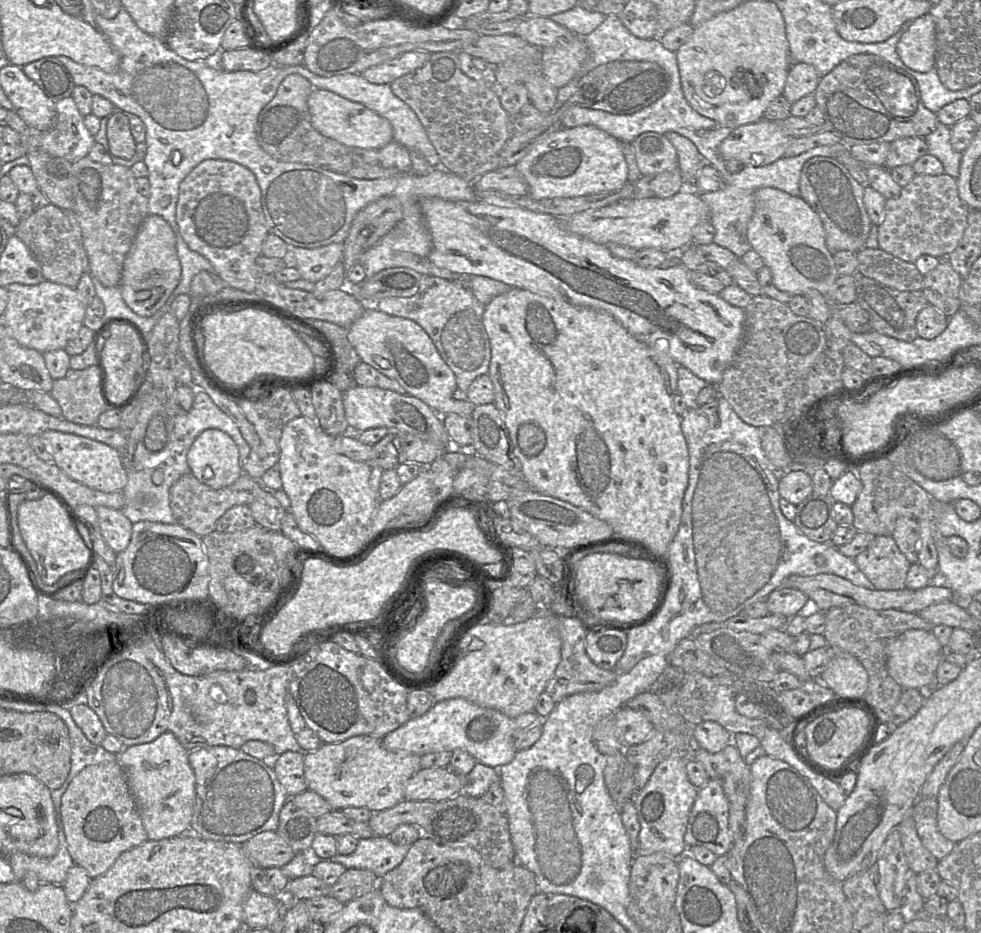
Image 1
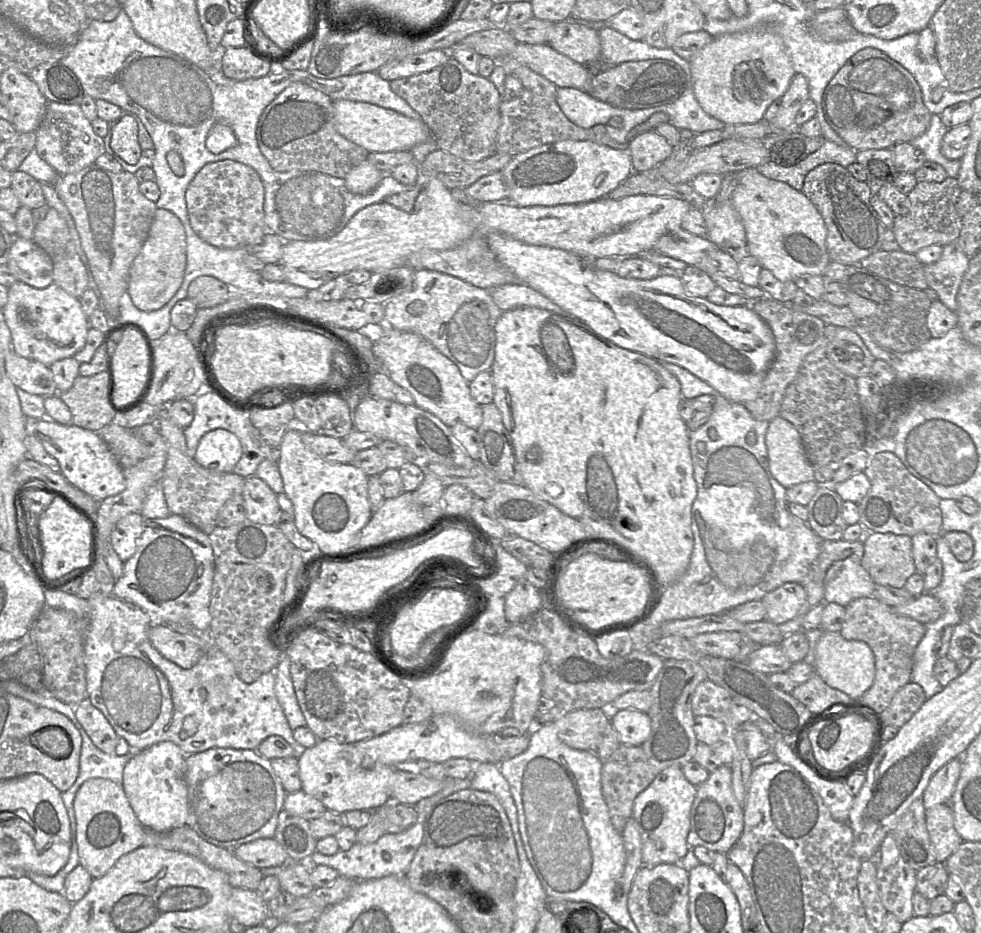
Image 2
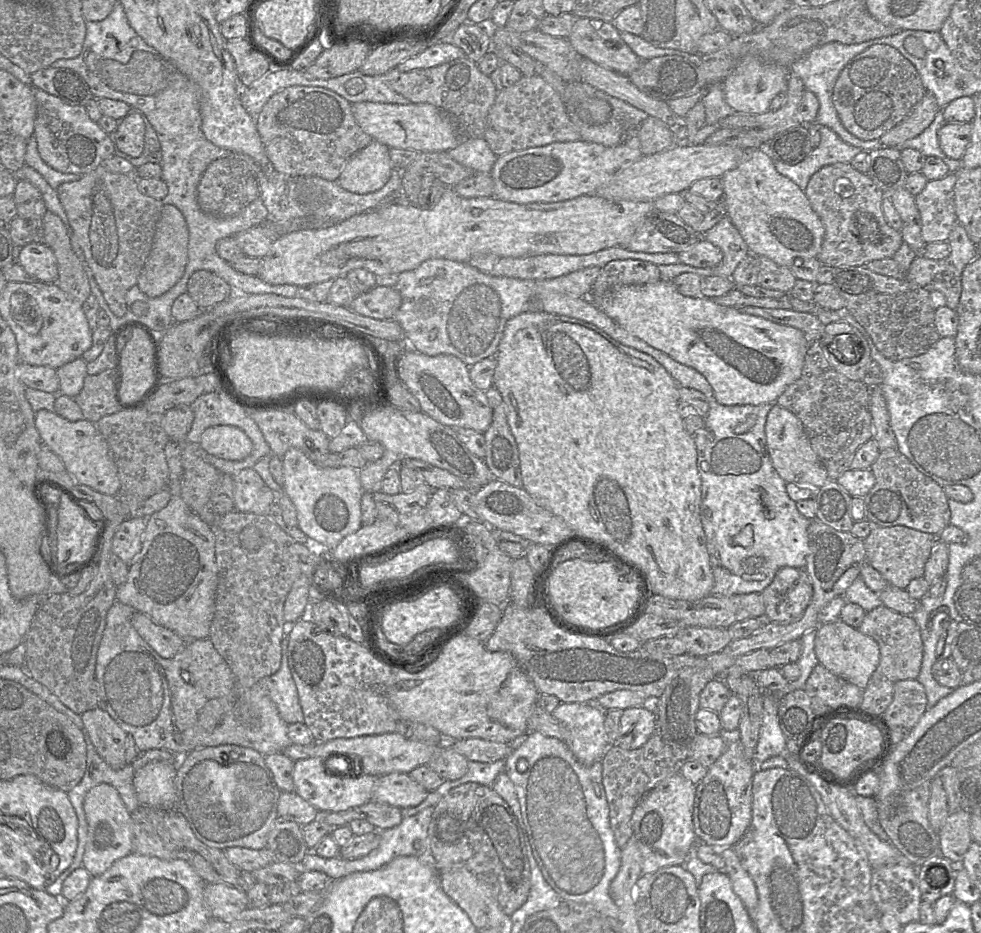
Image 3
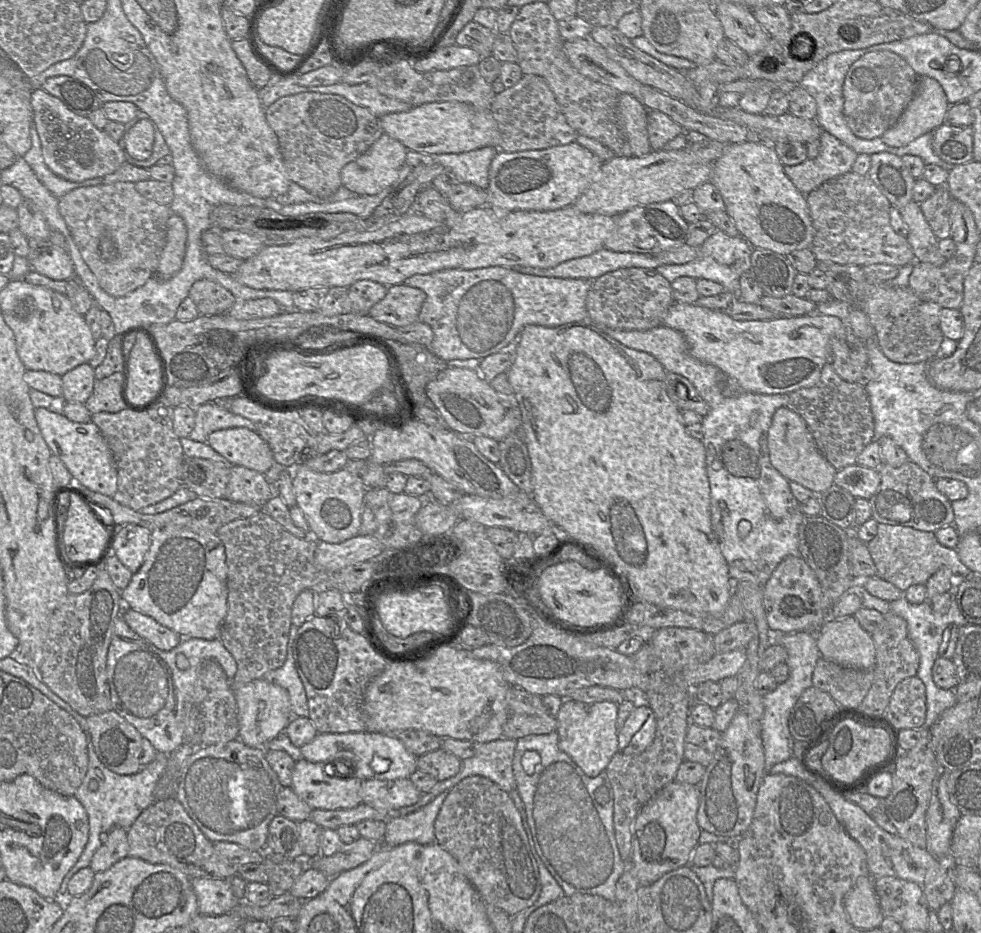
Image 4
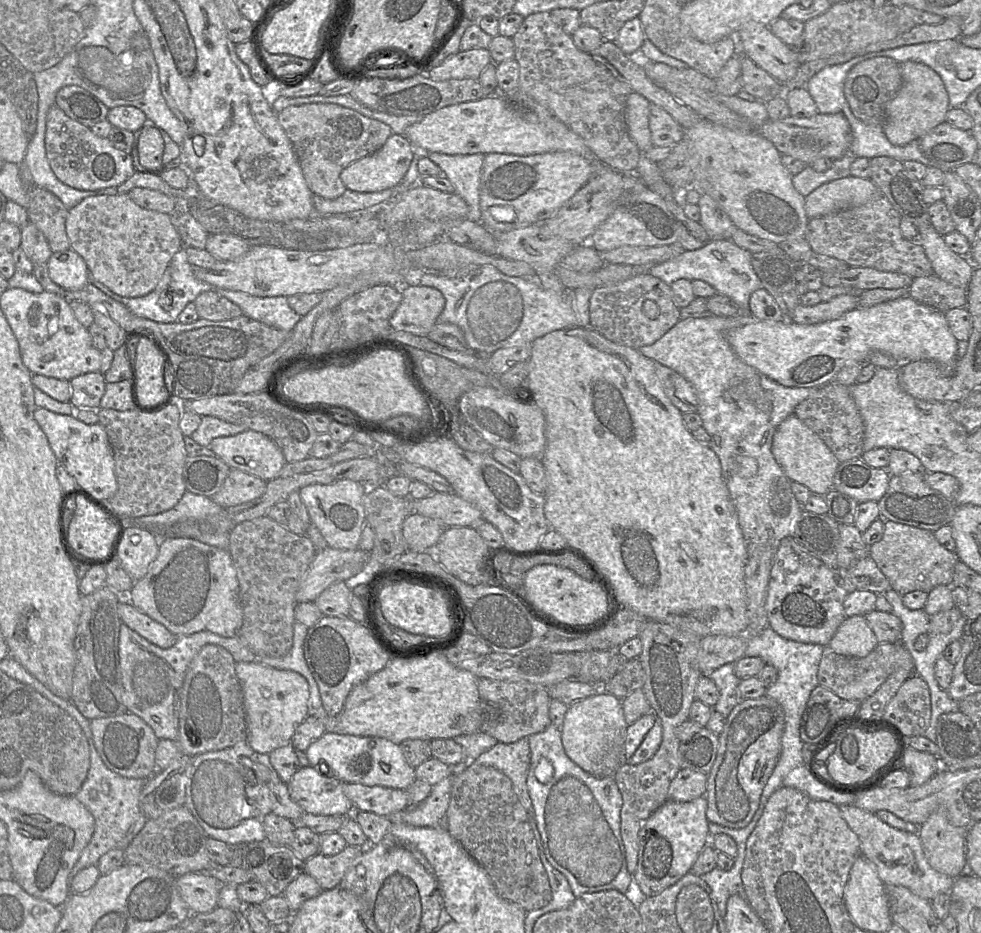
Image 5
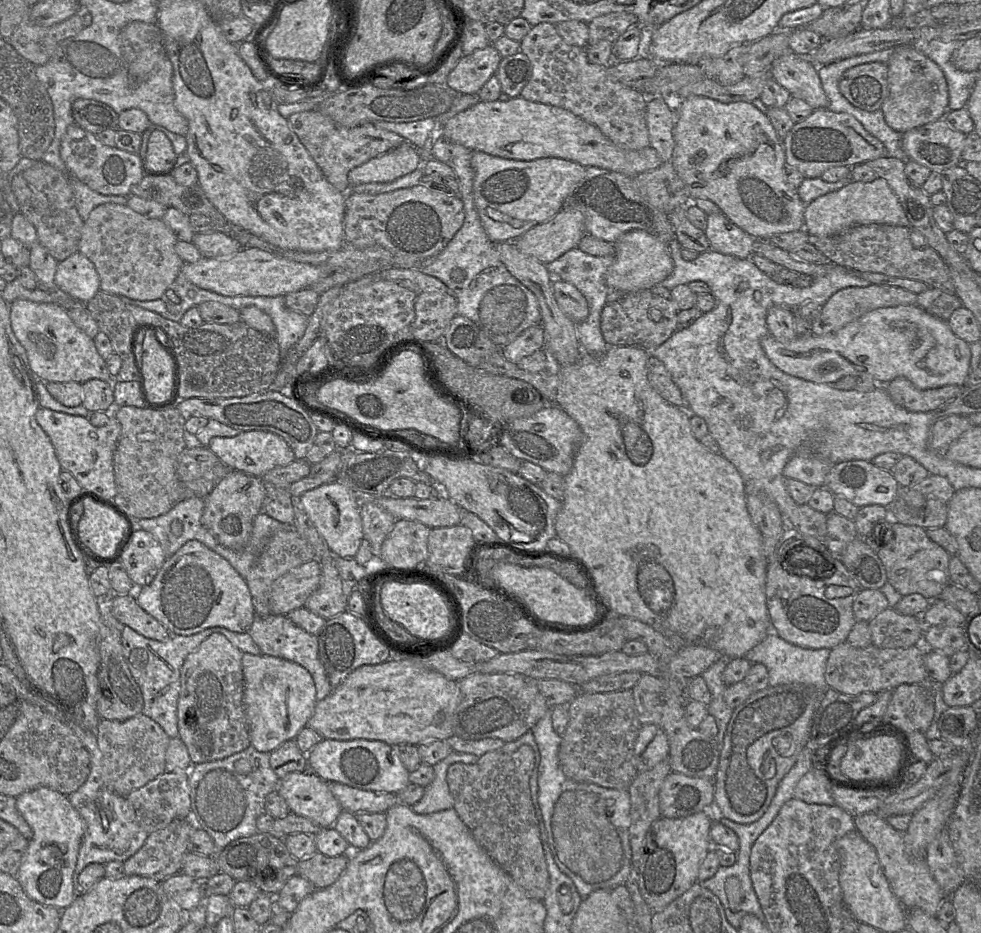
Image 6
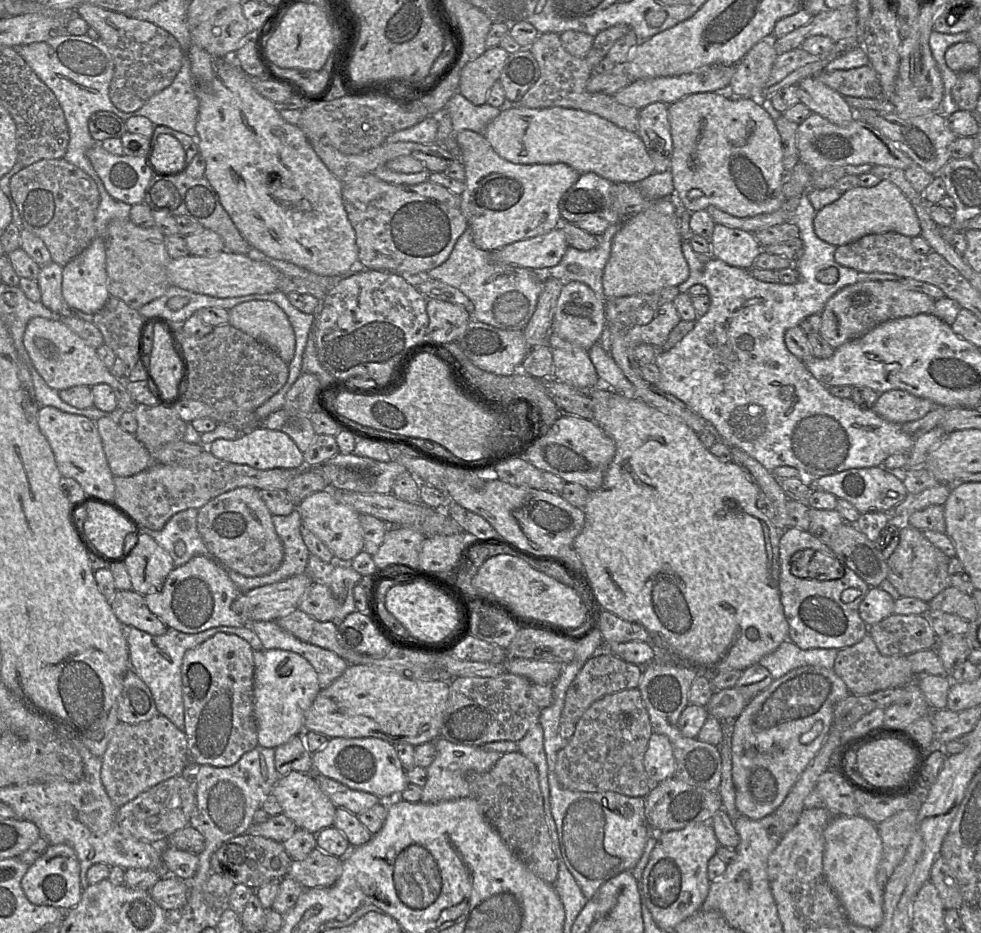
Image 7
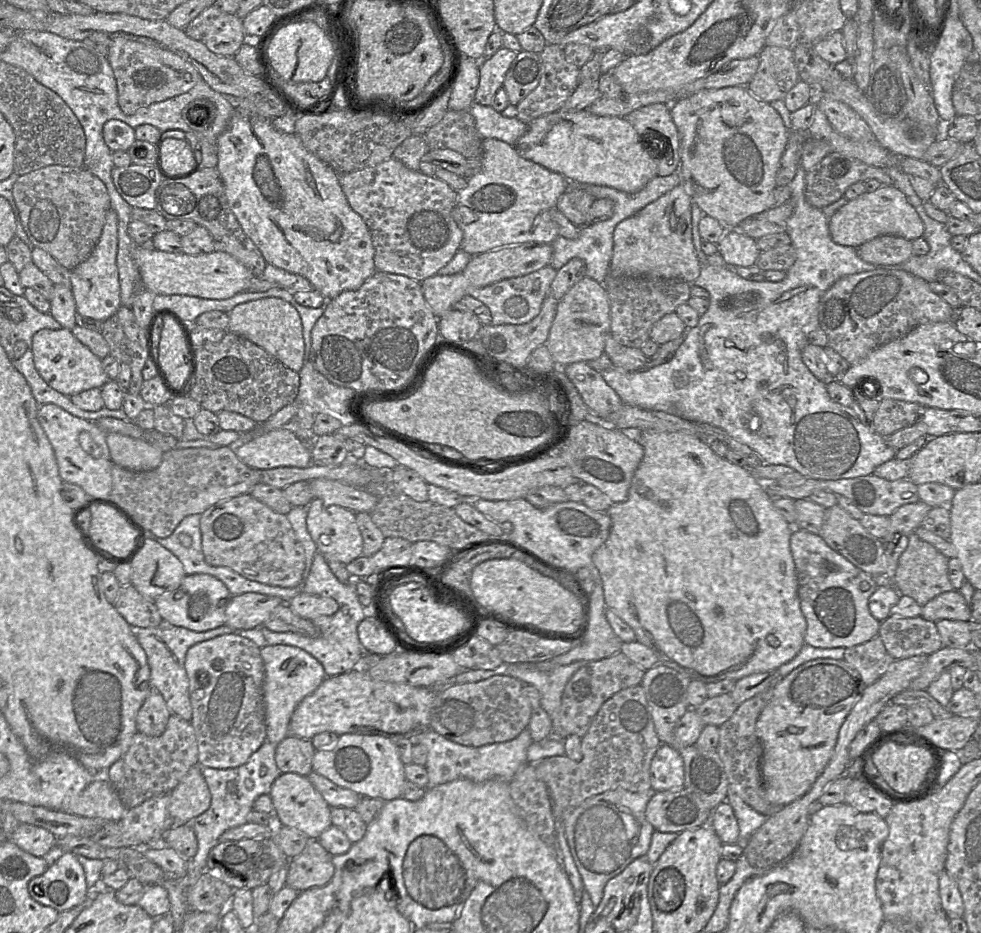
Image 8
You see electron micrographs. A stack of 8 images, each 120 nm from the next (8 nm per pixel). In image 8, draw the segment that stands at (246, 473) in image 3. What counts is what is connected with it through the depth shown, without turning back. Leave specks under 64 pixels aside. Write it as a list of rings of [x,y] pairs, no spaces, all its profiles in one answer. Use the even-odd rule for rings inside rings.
[[[250,493],[208,508],[200,518],[202,550],[211,566],[229,567],[263,584],[295,587],[303,582],[305,553],[286,515],[272,510]]]

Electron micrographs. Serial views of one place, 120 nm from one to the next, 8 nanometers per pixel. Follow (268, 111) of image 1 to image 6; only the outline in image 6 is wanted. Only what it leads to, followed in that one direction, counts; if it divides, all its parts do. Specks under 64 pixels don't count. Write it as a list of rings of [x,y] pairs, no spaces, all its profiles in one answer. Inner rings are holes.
[[[317,110],[294,113],[288,118],[288,123],[327,181],[345,194],[349,193],[348,173],[352,169],[396,149],[406,142],[402,136],[379,129],[373,123],[366,123],[354,128],[343,127]]]

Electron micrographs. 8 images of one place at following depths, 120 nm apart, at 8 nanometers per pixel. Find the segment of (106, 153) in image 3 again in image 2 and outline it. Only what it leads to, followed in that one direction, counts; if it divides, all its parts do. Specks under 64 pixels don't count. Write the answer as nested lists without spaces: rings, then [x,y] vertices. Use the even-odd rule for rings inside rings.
[[[49,101],[44,118],[36,129],[35,150],[60,175],[78,172],[95,164],[96,159],[106,152],[103,138],[93,131],[91,121],[85,117],[80,105]]]

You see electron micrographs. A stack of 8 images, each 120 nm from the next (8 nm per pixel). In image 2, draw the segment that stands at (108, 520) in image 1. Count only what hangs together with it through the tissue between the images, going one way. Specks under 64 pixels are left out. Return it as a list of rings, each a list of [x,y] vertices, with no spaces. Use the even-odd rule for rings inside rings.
[[[130,513],[116,523],[110,542],[122,562],[129,560],[136,552],[136,540],[142,531],[143,516],[140,513]]]

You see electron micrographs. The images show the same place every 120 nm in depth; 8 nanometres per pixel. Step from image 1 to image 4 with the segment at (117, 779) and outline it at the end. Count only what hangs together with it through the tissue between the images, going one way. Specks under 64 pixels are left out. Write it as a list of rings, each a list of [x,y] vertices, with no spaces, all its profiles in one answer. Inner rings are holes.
[[[114,827],[107,833],[105,842],[94,853],[89,867],[95,873],[103,872],[128,856],[128,852],[127,830],[122,827]]]

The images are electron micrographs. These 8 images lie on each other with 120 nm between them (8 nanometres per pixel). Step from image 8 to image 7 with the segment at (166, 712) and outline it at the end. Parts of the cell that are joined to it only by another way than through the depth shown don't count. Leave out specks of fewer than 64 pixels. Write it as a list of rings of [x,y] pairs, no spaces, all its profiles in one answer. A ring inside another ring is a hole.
[[[129,669],[123,679],[123,687],[118,700],[119,721],[136,724],[158,715],[154,698],[144,681]]]

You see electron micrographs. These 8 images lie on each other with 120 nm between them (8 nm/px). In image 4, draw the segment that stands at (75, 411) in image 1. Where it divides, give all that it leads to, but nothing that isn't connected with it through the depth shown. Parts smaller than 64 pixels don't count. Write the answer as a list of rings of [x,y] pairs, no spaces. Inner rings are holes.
[[[120,372],[95,380],[93,392],[84,403],[93,415],[98,412],[117,413],[127,408],[123,397],[124,376]]]

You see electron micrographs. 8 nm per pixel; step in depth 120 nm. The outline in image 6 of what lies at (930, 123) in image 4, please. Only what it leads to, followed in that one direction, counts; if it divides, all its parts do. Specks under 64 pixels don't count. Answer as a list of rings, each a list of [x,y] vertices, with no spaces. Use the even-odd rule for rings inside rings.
[[[912,46],[888,49],[895,49],[895,51],[888,62],[888,96],[881,107],[887,125],[899,133],[904,133],[944,118],[946,112],[950,111],[948,110],[949,95],[946,78],[940,67]]]

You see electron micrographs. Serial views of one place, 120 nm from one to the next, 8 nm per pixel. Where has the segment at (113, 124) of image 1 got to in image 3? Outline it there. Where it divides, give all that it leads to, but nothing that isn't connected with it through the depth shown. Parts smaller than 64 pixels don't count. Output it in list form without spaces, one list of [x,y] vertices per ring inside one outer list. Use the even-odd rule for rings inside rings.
[[[131,108],[128,114],[118,120],[115,132],[108,134],[117,149],[132,158],[141,156],[145,144],[144,114]]]

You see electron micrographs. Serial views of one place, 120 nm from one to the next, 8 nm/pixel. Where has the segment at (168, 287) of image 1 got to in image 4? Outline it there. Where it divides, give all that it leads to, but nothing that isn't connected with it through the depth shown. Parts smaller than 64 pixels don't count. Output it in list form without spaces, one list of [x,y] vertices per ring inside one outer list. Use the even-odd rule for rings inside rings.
[[[173,213],[167,225],[166,244],[155,273],[155,277],[160,281],[170,279],[181,269],[186,251],[187,228],[184,220]]]

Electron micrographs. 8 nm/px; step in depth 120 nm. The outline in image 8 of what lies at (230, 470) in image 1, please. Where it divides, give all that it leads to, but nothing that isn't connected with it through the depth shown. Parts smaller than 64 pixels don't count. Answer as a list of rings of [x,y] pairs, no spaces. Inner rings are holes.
[[[288,430],[258,433],[237,447],[234,453],[240,461],[254,469],[306,468],[312,463],[311,450]]]

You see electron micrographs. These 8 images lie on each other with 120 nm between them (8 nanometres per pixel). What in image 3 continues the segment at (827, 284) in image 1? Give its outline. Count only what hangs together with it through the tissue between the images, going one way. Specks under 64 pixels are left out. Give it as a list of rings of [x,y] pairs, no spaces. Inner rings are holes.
[[[765,147],[746,150],[738,166],[727,171],[721,181],[727,217],[753,256],[765,256],[787,267],[791,267],[797,258],[817,258],[825,235],[824,225],[805,192],[776,170]]]

